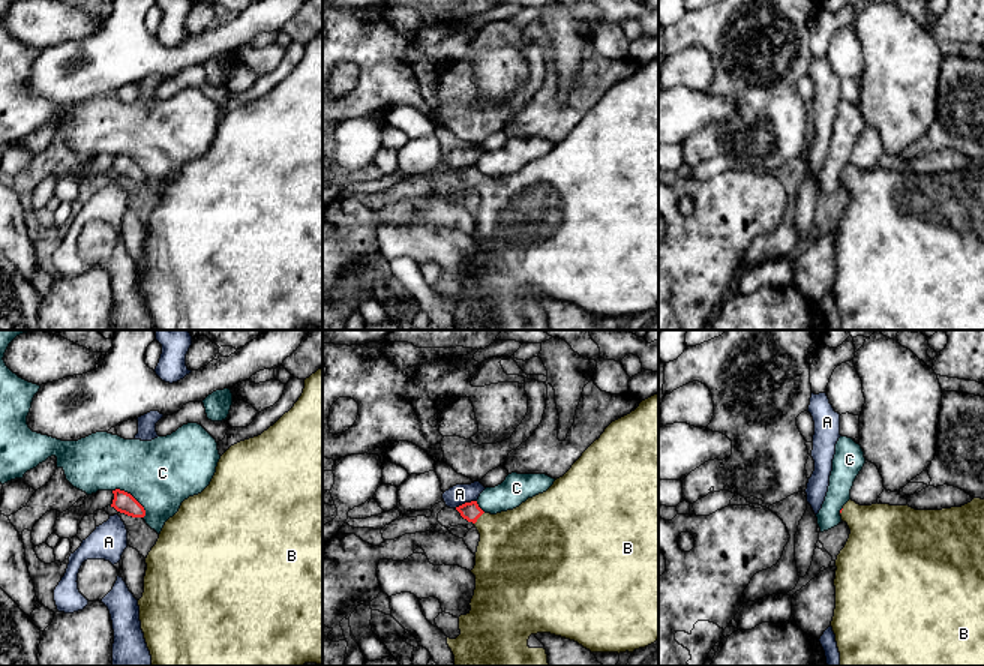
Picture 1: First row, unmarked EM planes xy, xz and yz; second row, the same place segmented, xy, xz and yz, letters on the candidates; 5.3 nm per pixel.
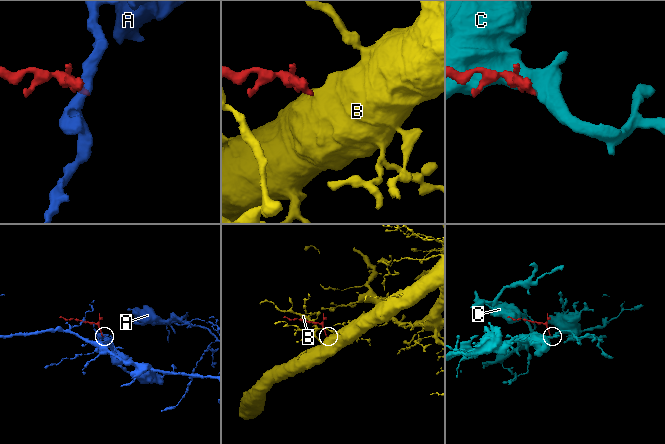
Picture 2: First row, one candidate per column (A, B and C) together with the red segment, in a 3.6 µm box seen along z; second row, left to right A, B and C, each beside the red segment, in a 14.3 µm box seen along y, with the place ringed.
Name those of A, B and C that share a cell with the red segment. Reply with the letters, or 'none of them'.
B

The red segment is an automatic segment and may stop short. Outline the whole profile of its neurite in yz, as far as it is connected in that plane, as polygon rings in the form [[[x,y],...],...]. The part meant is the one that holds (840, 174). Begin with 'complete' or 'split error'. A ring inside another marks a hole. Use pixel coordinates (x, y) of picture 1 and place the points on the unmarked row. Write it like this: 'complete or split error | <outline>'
split error | [[[849,164],[840,174],[850,198],[836,224],[836,273],[831,285],[840,316],[840,330],[984,330],[984,164],[962,171],[915,174],[906,170],[860,170]]]

